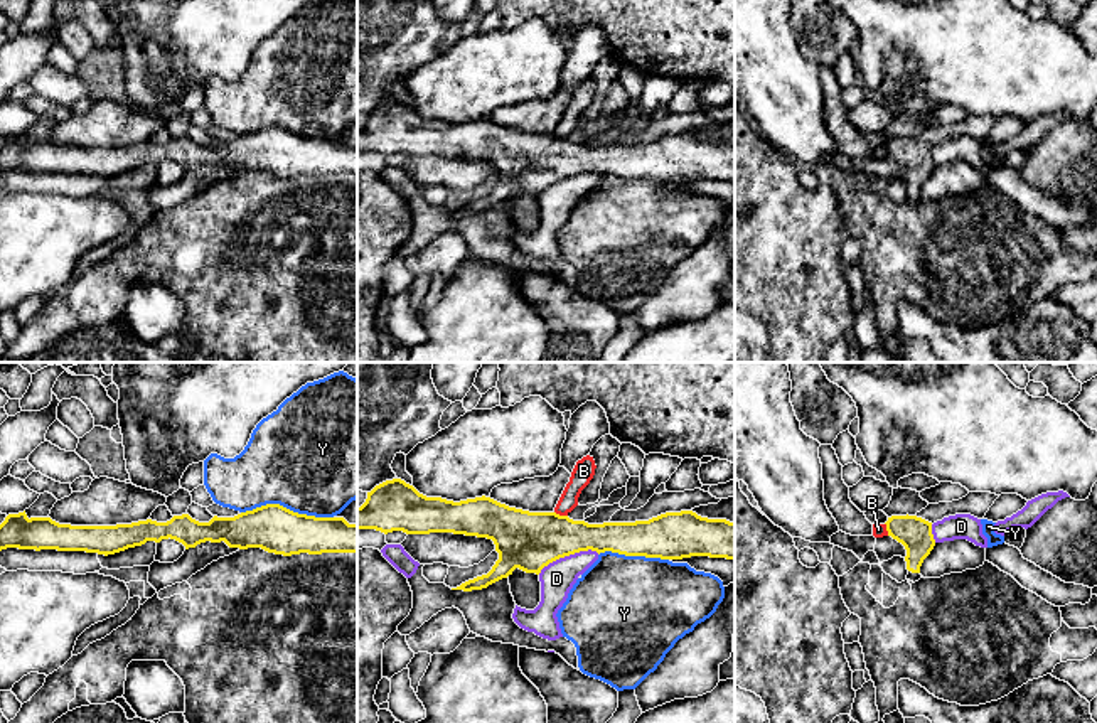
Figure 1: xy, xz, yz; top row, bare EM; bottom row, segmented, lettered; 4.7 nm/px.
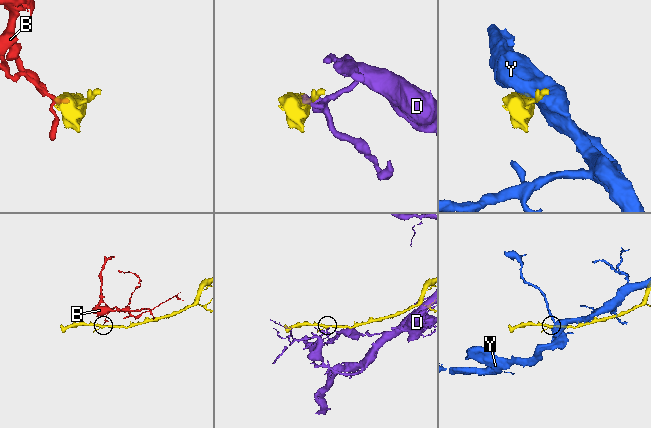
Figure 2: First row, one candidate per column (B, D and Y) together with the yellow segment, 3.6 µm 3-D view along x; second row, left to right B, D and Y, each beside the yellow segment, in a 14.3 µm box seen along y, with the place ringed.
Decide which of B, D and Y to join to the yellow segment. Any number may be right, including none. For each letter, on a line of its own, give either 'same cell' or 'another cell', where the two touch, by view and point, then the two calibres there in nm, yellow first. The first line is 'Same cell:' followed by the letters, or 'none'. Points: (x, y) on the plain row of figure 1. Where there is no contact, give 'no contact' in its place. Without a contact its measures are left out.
Same cell: none
B: another cell; contact xz (561, 139); calibres 280 and 100 nm
D: another cell; contact xz (568, 177); calibres 280 and 160 nm
Y: another cell; contact xy (285, 130); calibres 220 and 500 nm

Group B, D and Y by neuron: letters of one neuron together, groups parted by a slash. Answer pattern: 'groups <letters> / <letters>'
groups B / D / Y

